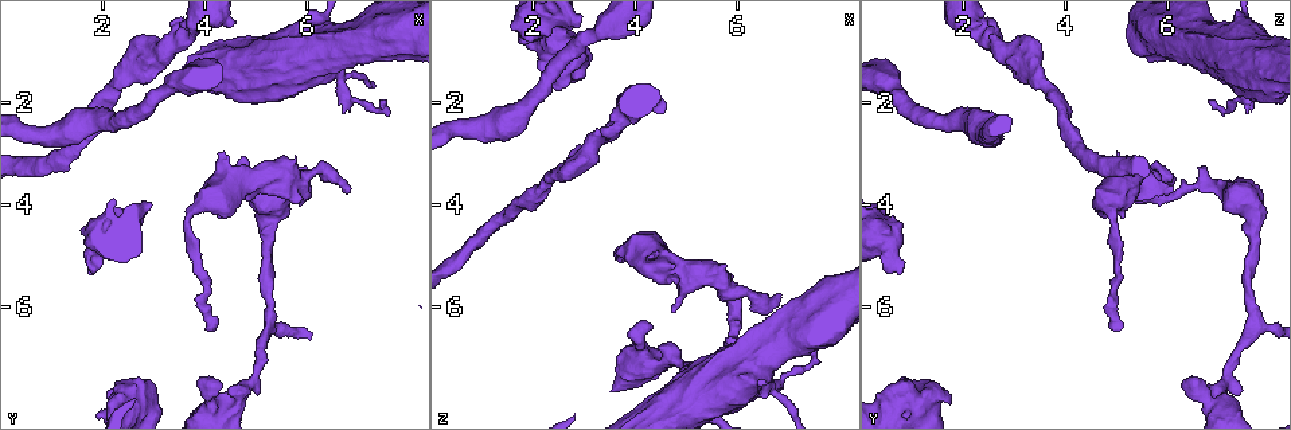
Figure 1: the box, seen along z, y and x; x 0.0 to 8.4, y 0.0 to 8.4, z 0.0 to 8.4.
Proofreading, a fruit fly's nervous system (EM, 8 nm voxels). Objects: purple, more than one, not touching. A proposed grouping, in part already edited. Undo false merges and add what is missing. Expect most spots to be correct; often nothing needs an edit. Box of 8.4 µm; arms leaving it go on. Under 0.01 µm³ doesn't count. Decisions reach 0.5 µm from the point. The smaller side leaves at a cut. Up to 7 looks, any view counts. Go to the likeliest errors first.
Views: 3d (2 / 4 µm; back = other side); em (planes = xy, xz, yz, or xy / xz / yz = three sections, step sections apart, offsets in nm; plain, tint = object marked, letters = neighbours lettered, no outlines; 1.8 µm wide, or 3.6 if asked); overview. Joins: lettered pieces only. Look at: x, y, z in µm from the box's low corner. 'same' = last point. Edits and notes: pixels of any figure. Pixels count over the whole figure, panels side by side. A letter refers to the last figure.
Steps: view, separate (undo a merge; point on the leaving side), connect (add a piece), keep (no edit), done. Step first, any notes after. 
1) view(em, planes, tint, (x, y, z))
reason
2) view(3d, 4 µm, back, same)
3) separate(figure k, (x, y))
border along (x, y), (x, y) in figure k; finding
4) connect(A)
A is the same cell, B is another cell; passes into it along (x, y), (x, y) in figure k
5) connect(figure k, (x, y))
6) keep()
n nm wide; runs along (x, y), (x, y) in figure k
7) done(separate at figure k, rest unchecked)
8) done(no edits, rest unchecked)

view(3d, 2 µm, (6.80, 3.75, 5.75))
branch stops here

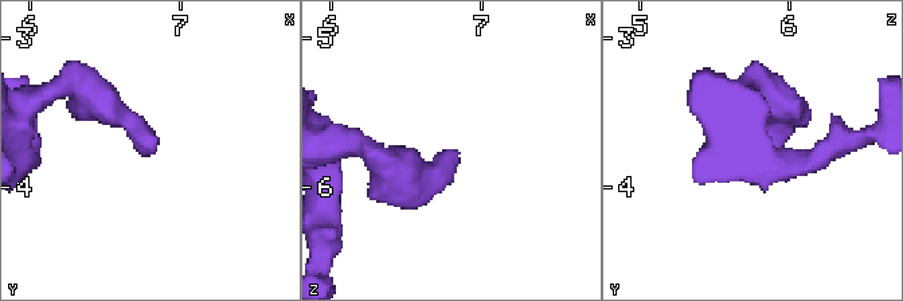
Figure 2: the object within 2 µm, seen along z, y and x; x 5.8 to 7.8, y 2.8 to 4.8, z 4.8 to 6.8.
view(em, planes, letters, (6.84, 3.72, 5.80))
need the tissue

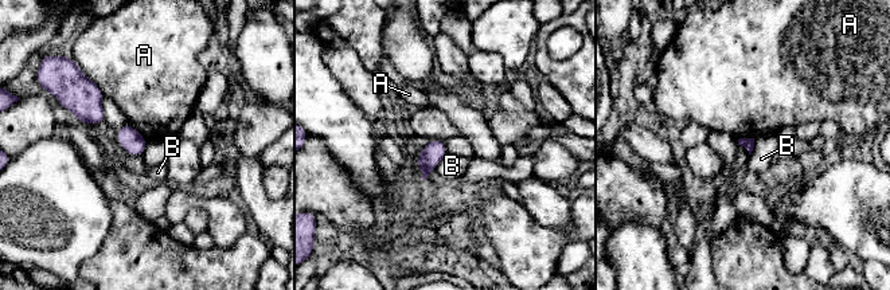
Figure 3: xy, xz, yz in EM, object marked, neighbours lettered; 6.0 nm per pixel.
keep()
A and B are other cells; border along (447, 152), (434, 168) in figure 3; no lettered piece goes on from it

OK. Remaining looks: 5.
view(3d, 4 µm, (3.10, 1.00, 2.95))

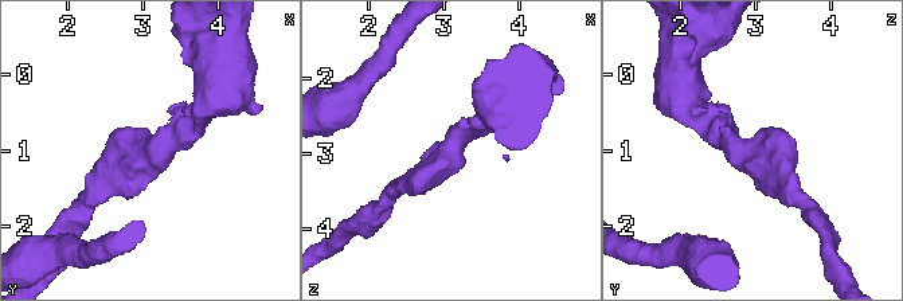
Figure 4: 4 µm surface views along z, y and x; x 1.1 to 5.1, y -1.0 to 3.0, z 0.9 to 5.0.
view(em, planes, tint, (3.10, 1.00, 2.95))
now the EM

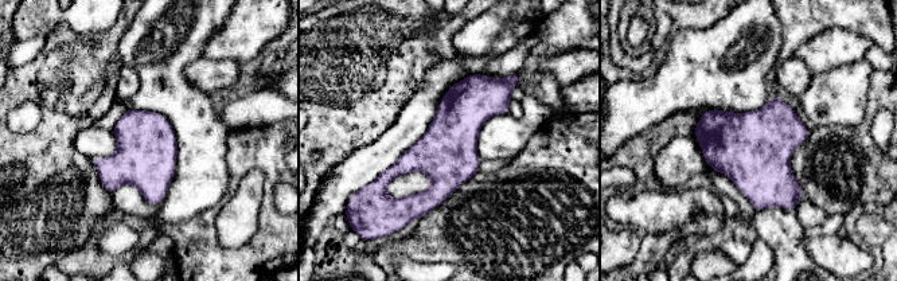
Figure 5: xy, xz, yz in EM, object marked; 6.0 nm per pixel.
view(em, planes, letters, same)

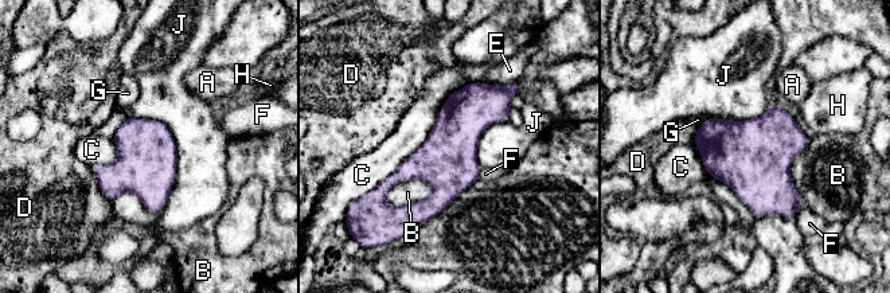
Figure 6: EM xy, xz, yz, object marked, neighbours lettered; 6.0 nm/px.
keep()
A, B, C, D, E, F, G, H and J are other cells; border along (468, 84), (367, 194) in figure 6; continuous, no second neuron

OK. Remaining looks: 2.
view(em, planes, letters, (4.20, 6.45, 5.05))

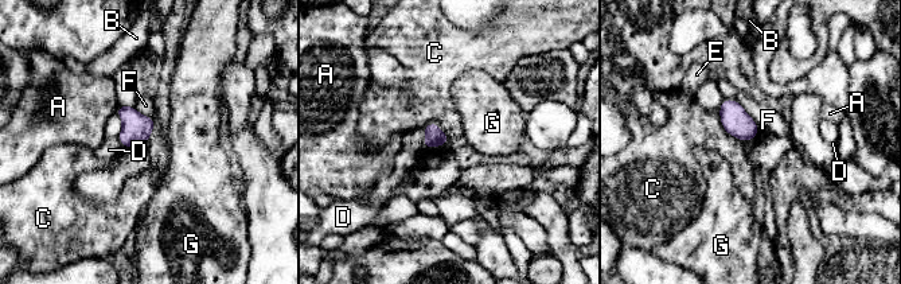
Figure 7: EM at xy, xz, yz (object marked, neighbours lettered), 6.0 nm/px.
keep()
F touches over 280 nm; A, B, C, D, E, F and G are other cells; border along (718, 111), (722, 128), (744, 143) in figure 7; no lettered piece goes on from it

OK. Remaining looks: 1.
done(no edits, rest unchecked)

